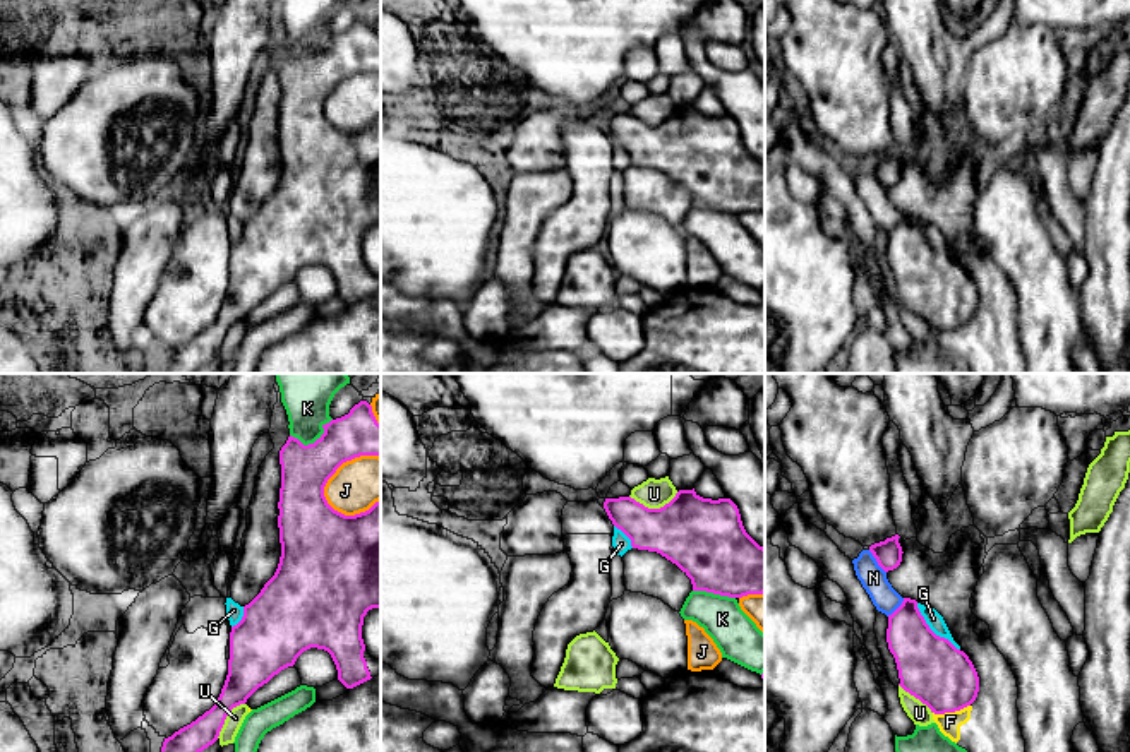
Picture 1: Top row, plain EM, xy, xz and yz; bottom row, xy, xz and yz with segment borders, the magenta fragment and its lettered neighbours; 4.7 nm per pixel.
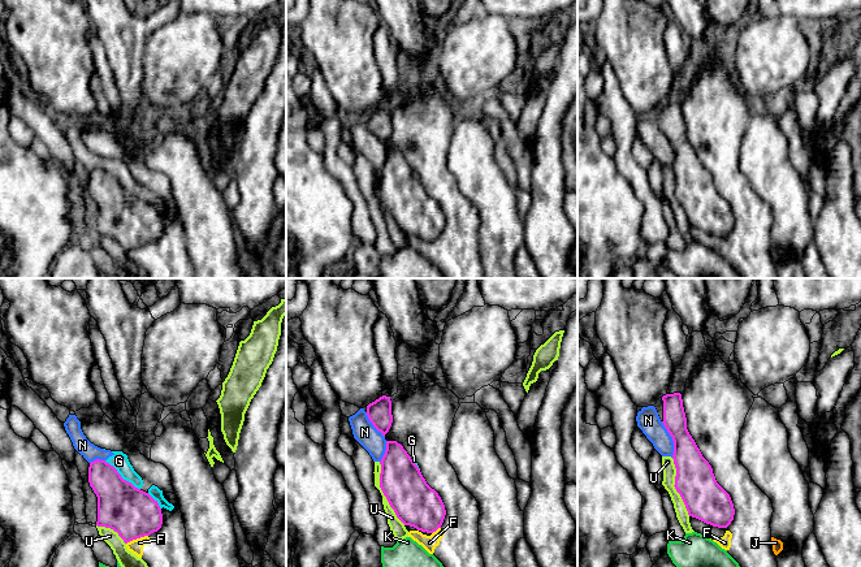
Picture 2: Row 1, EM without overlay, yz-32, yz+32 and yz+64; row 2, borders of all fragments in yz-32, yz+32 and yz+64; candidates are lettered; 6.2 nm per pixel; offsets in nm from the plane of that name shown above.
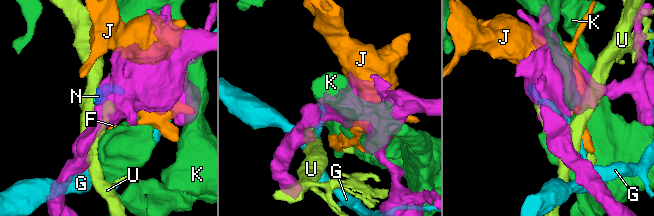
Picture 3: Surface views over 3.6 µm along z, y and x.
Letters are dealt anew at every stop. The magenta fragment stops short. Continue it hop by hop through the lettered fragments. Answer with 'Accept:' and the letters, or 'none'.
Accept: none

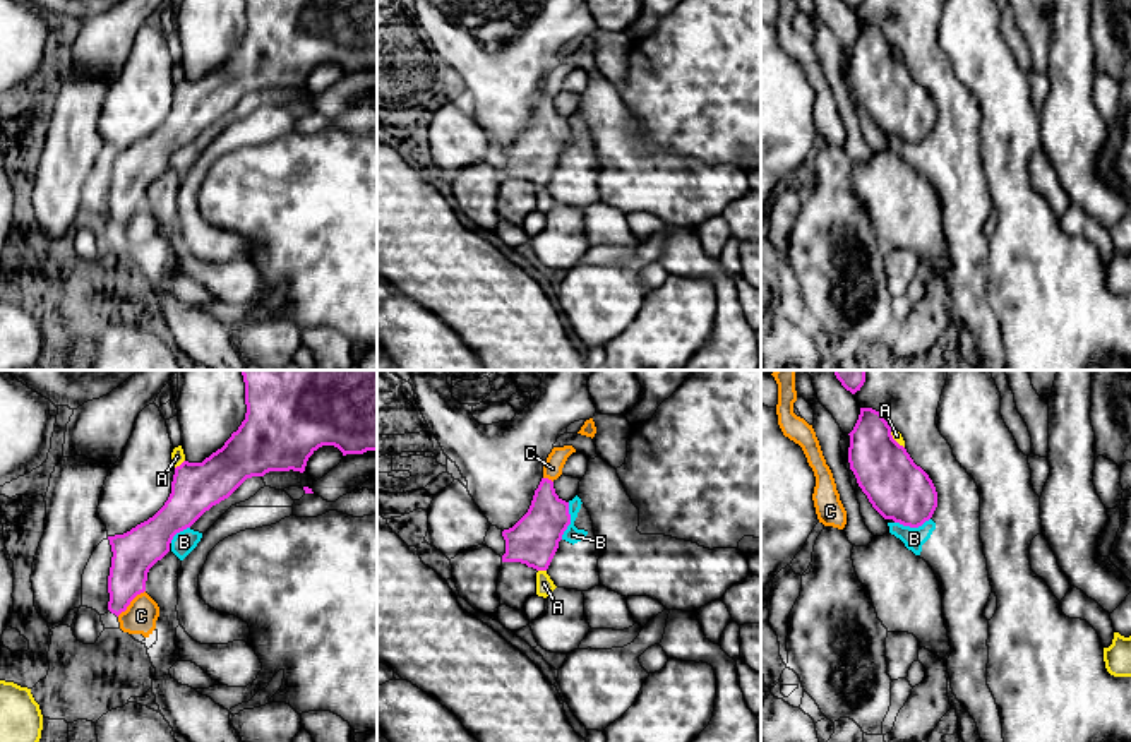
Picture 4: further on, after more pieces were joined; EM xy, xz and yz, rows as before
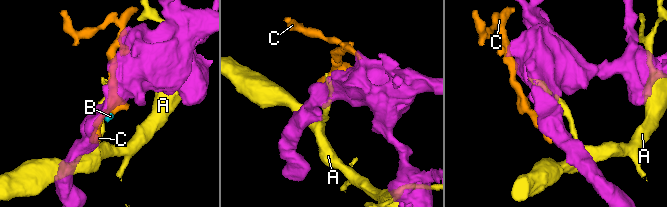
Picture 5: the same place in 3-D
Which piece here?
Accept: none

